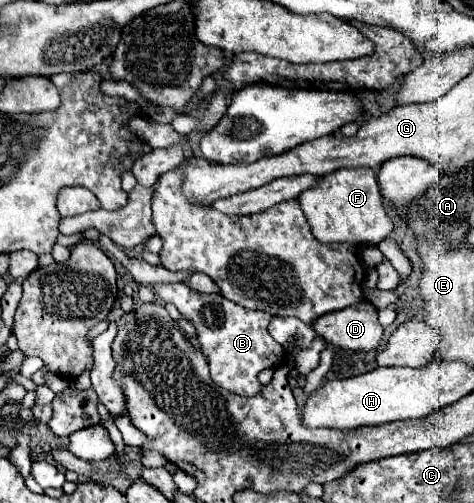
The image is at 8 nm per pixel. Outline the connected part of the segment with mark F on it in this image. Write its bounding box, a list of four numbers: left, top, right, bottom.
[299,168,393,244]

